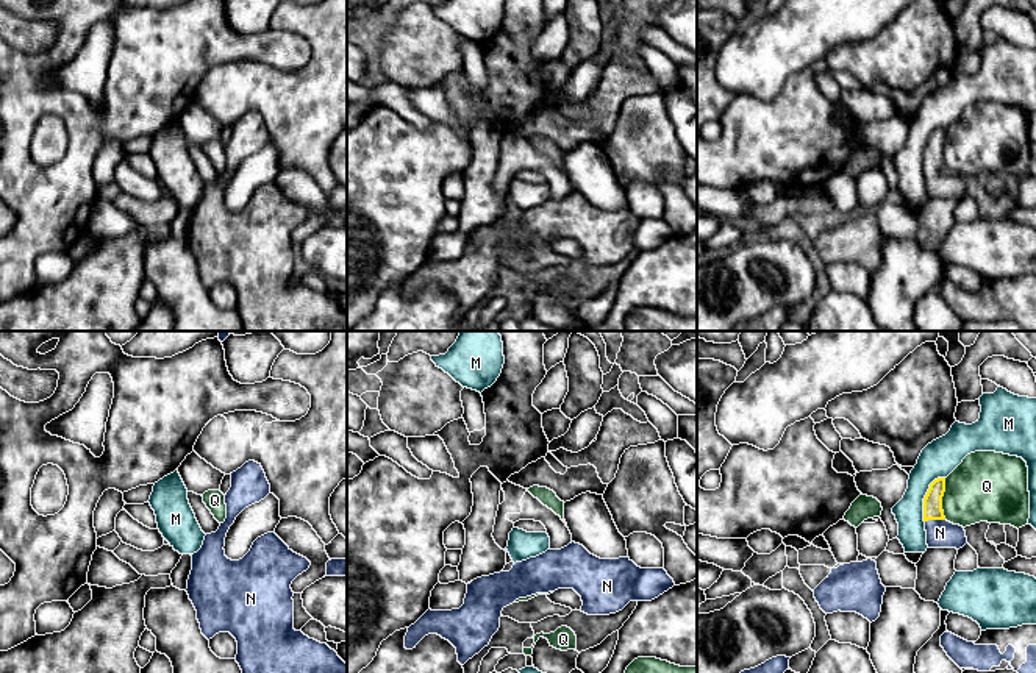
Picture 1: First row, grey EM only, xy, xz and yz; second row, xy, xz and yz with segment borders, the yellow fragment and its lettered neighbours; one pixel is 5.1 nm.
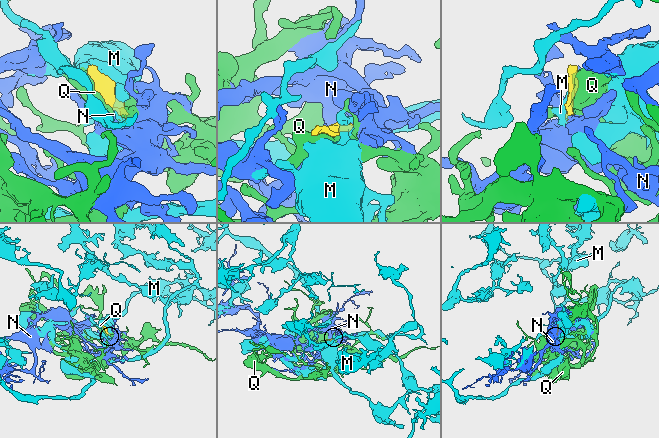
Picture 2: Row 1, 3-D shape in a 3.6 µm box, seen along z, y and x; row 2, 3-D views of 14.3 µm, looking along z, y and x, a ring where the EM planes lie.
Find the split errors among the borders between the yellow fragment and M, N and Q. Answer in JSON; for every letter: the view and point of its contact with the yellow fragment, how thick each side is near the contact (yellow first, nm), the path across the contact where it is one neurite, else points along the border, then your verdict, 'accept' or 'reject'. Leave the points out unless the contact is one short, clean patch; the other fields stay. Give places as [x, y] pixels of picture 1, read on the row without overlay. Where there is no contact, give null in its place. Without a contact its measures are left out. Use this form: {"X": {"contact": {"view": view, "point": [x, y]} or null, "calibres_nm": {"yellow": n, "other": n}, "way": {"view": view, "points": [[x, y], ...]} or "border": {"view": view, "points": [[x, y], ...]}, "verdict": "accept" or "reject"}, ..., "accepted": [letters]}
{"M": {"contact": {"view": "yz", "point": [925, 147]}, "calibres_nm": {"yellow": 100, "other": 190}, "verdict": "reject"}, "N": {"contact": {"view": "yz", "point": [935, 169]}, "calibres_nm": {"yellow": 100, "other": 140}, "way": {"view": "yz", "points": [[933, 150], [935, 169], [939, 183]]}, "verdict": "accept"}, "Q": {"contact": {"view": "yz", "point": [941, 149]}, "calibres_nm": {"yellow": 100, "other": 360}, "verdict": "reject"}, "accepted": ["N"]}

